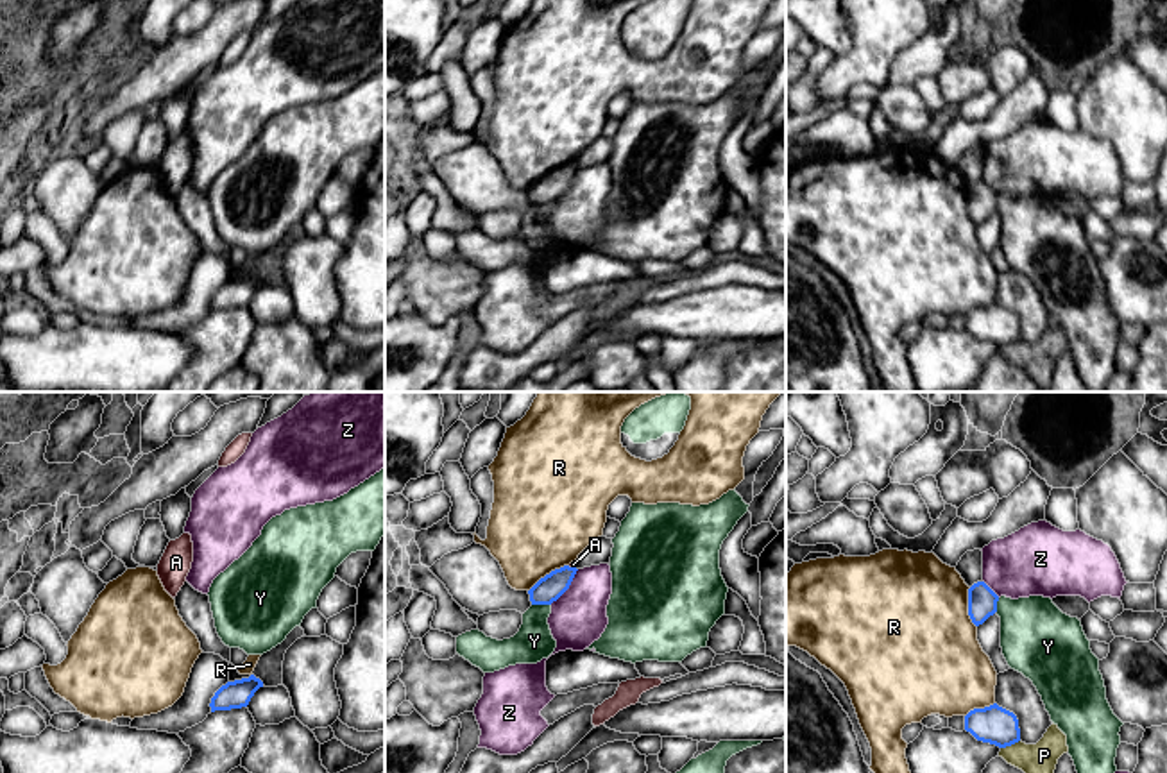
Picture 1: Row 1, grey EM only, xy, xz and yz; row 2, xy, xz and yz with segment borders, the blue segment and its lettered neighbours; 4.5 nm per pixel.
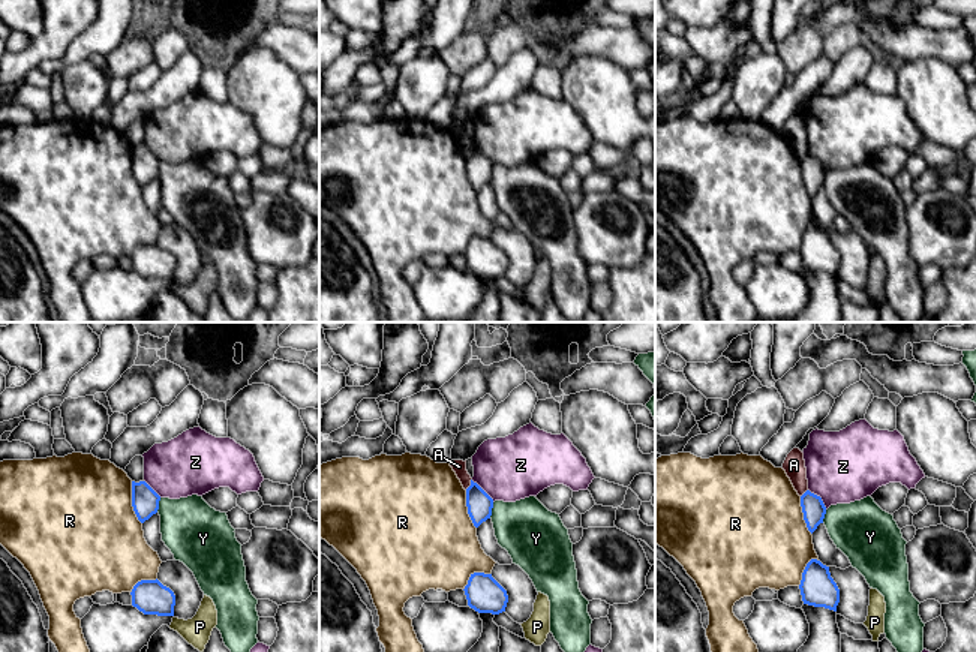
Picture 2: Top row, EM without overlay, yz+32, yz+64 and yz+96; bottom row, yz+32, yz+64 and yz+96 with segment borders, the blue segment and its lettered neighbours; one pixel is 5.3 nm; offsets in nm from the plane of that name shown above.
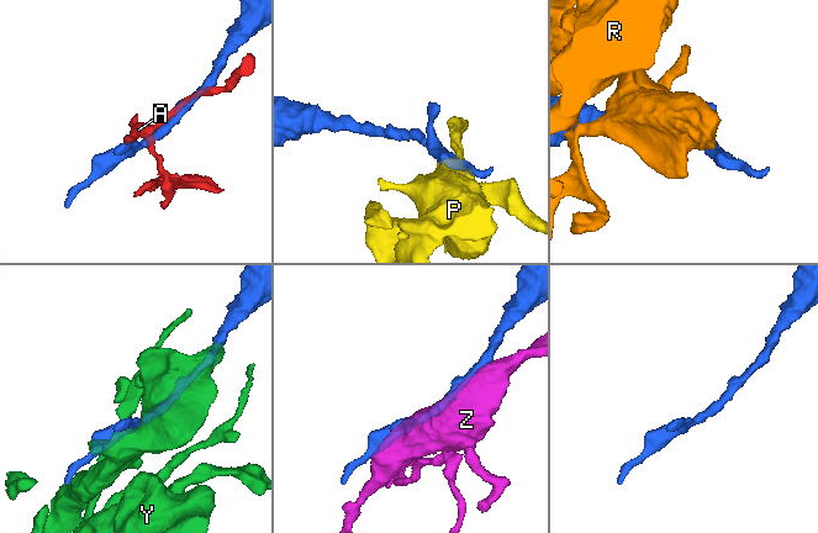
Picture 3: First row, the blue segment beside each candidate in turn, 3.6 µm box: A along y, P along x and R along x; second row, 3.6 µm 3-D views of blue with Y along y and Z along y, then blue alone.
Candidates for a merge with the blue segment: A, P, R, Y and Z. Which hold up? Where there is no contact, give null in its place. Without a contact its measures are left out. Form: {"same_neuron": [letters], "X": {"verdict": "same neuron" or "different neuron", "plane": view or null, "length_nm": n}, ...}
{"same_neuron": [], "A": {"verdict": "different neuron", "plane": "xz", "length_nm": 40}, "P": {"verdict": "different neuron", "plane": "yz", "length_nm": 100}, "R": {"verdict": "different neuron", "plane": "xz", "length_nm": 220}, "Y": {"verdict": "different neuron", "plane": "xz", "length_nm": 90}, "Z": {"verdict": "different neuron", "plane": "xz", "length_nm": 200}}

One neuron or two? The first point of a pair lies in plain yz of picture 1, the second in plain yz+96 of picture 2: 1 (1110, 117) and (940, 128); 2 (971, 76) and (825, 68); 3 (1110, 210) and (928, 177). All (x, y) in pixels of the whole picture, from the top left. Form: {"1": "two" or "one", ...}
{"1": "one", "2": "two", "3": "two"}

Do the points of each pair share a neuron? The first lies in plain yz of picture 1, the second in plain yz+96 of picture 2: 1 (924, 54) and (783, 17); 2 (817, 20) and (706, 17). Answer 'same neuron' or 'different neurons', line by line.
1: same neuron
2: same neuron

